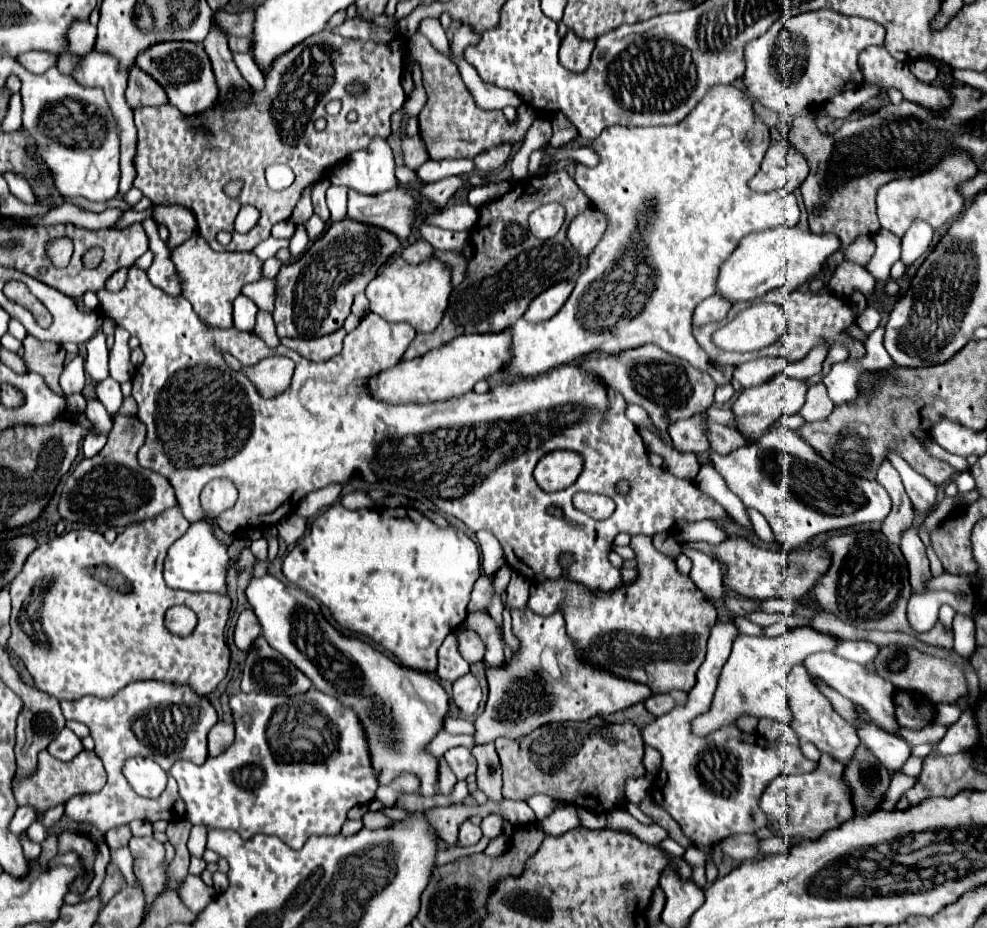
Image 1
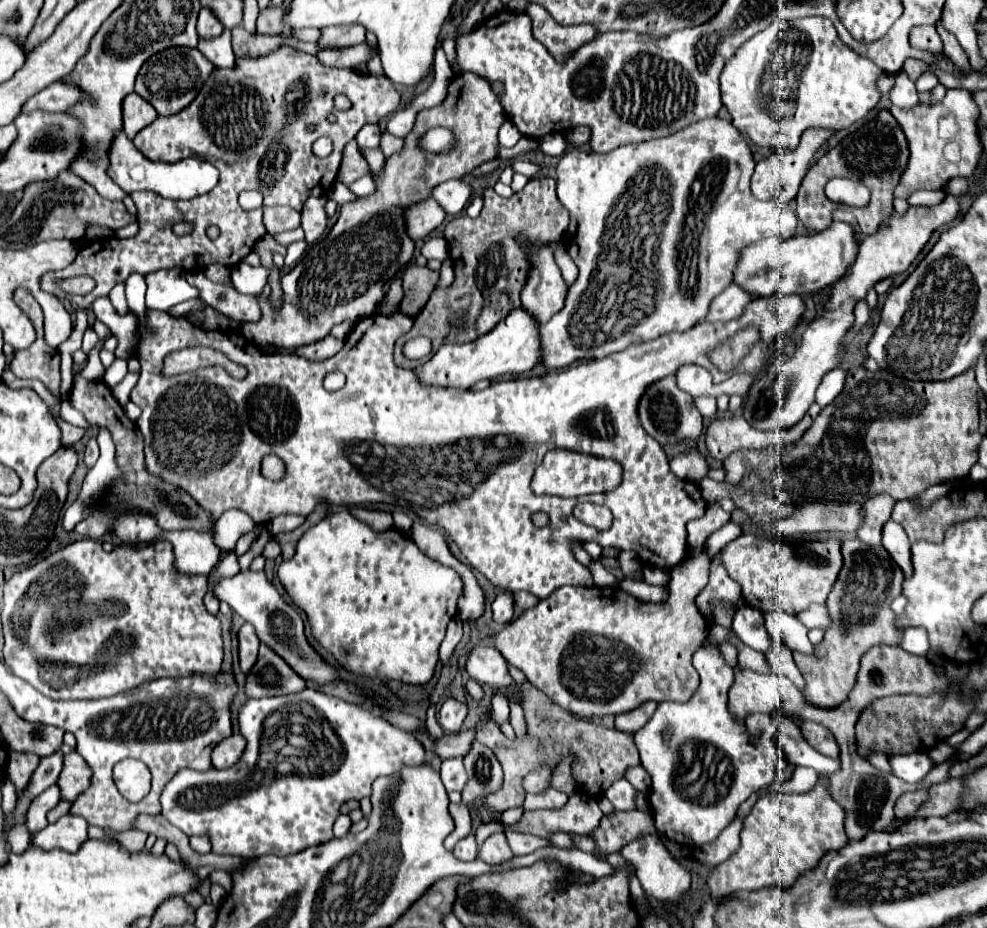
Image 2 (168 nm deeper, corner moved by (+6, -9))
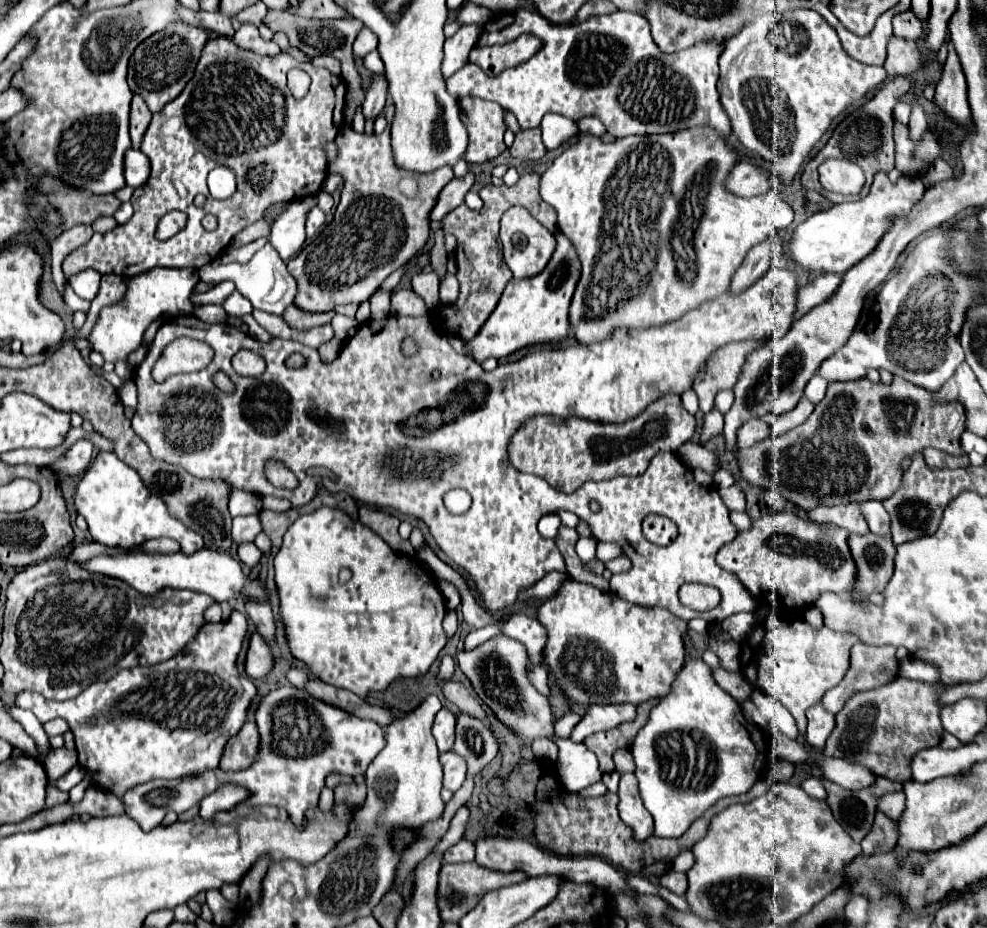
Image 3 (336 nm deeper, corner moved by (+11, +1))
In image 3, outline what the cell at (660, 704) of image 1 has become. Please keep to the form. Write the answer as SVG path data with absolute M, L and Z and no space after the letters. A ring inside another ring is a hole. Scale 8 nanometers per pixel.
M627 703L625 705L591 705L589 711L585 713L585 717L573 729L571 739L575 743L581 743L585 737L589 737L593 733L611 729L611 727L603 727L603 725L617 727L631 719L635 719L635 705L627 705Z

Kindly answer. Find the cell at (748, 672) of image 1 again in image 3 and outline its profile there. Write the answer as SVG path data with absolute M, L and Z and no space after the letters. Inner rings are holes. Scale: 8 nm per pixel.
M811 749L811 755L813 755L813 761L817 759L821 763L825 777L845 789L859 791L861 787L869 787L869 783L873 783L875 779L875 773L863 765L847 763L843 759L825 759L823 753L817 749Z

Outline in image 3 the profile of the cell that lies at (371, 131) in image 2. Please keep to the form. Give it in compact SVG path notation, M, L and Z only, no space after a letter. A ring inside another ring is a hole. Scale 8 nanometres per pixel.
M377 73L371 79L369 89L365 91L365 101L363 101L363 115L365 117L377 117L383 113L387 101L387 83L385 83L385 73Z

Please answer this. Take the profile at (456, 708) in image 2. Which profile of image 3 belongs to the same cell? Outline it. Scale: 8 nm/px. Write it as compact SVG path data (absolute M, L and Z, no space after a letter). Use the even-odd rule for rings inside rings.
M441 709L435 715L435 723L433 723L433 737L437 743L437 749L441 753L449 751L453 747L455 741L455 715L447 709Z

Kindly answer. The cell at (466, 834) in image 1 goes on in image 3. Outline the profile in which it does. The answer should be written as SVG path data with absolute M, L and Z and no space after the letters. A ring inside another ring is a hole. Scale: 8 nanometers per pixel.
M461 839L459 843L455 843L443 855L443 863L467 863L473 859L475 859L475 845L467 839Z

